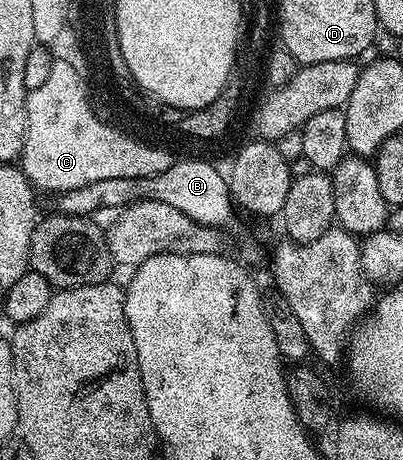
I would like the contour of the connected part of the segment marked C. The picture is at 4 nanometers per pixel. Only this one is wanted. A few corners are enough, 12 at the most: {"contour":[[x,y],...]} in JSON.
{"contour":[[56,57],[27,92],[20,166],[37,190],[144,178],[178,160],[99,118]]}

